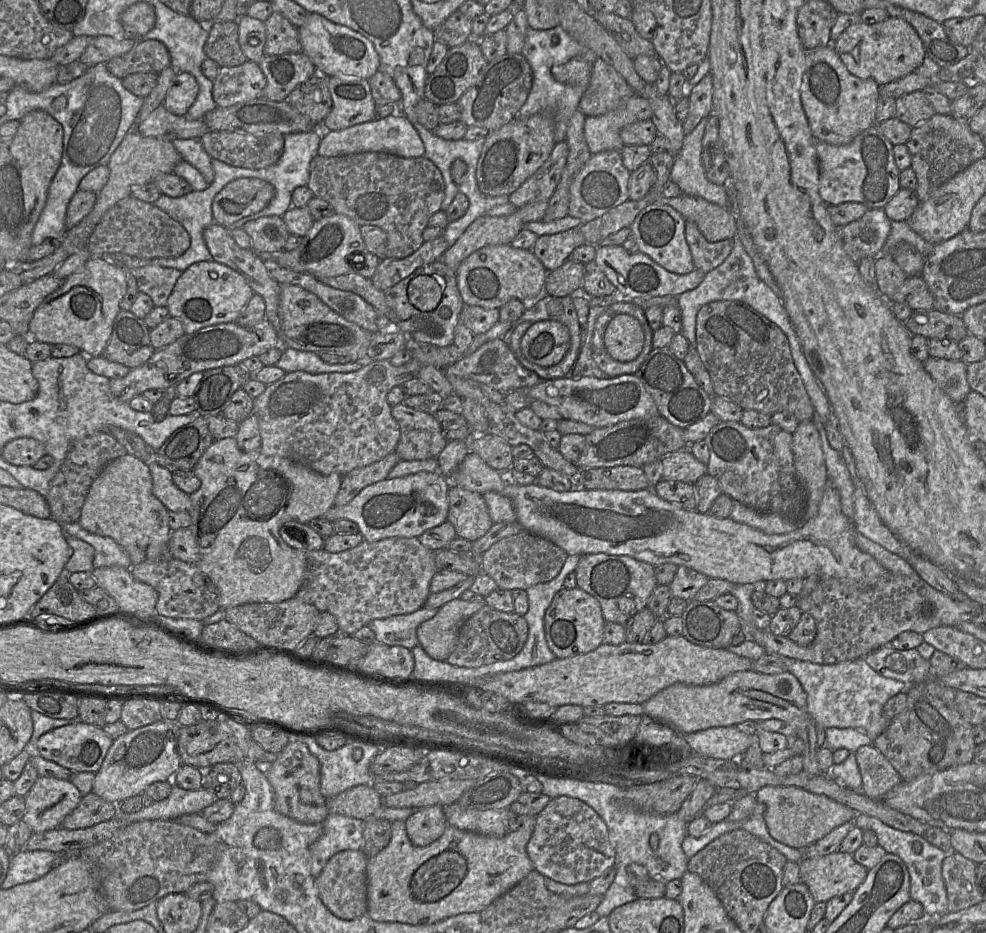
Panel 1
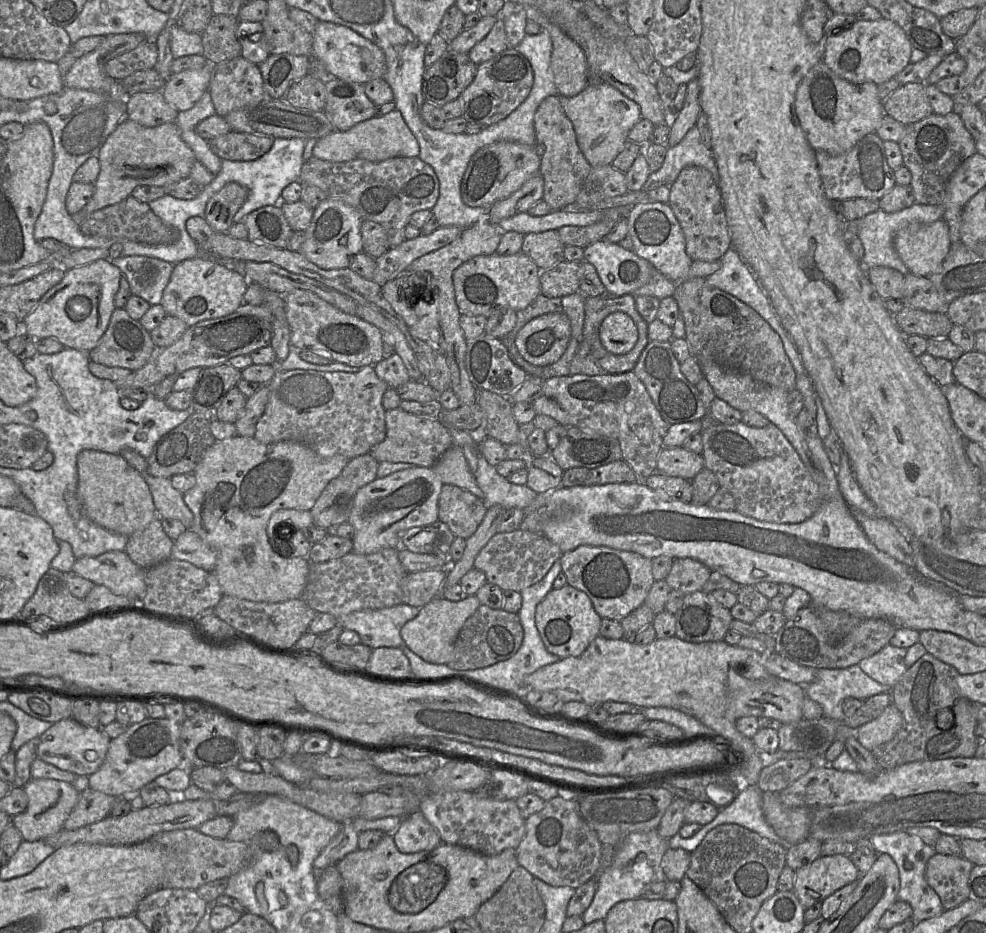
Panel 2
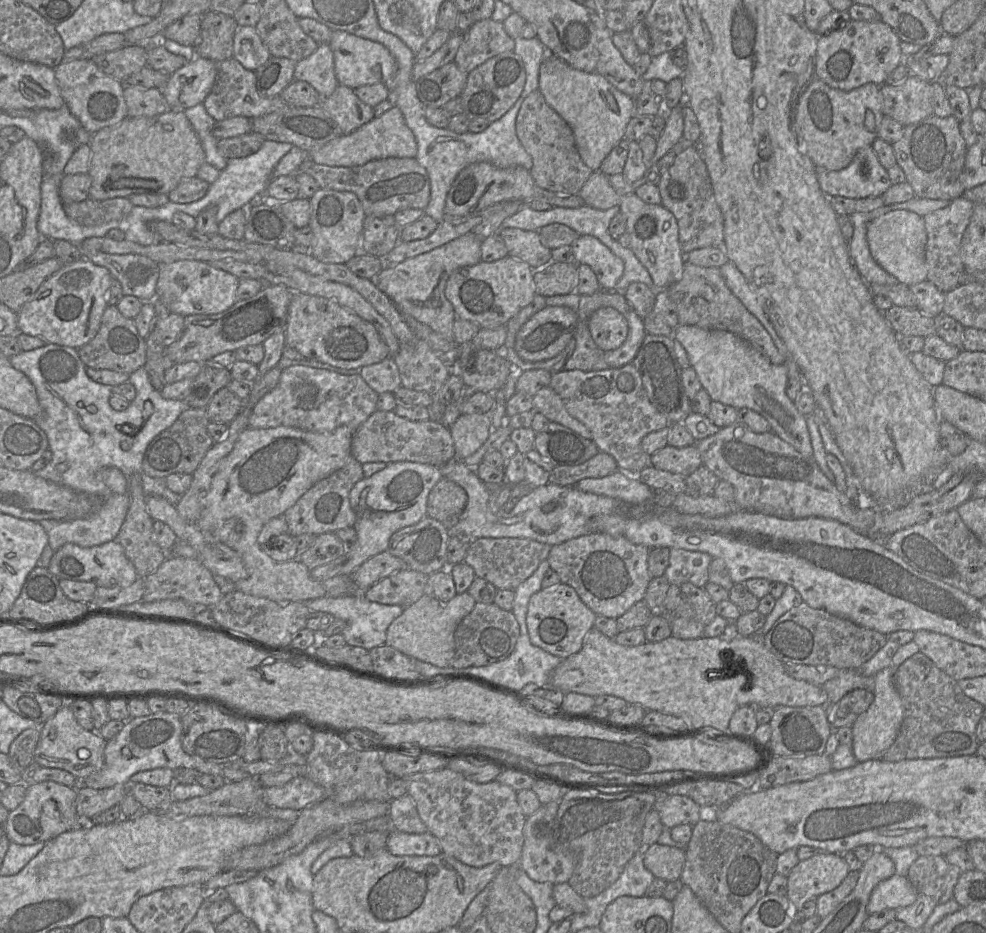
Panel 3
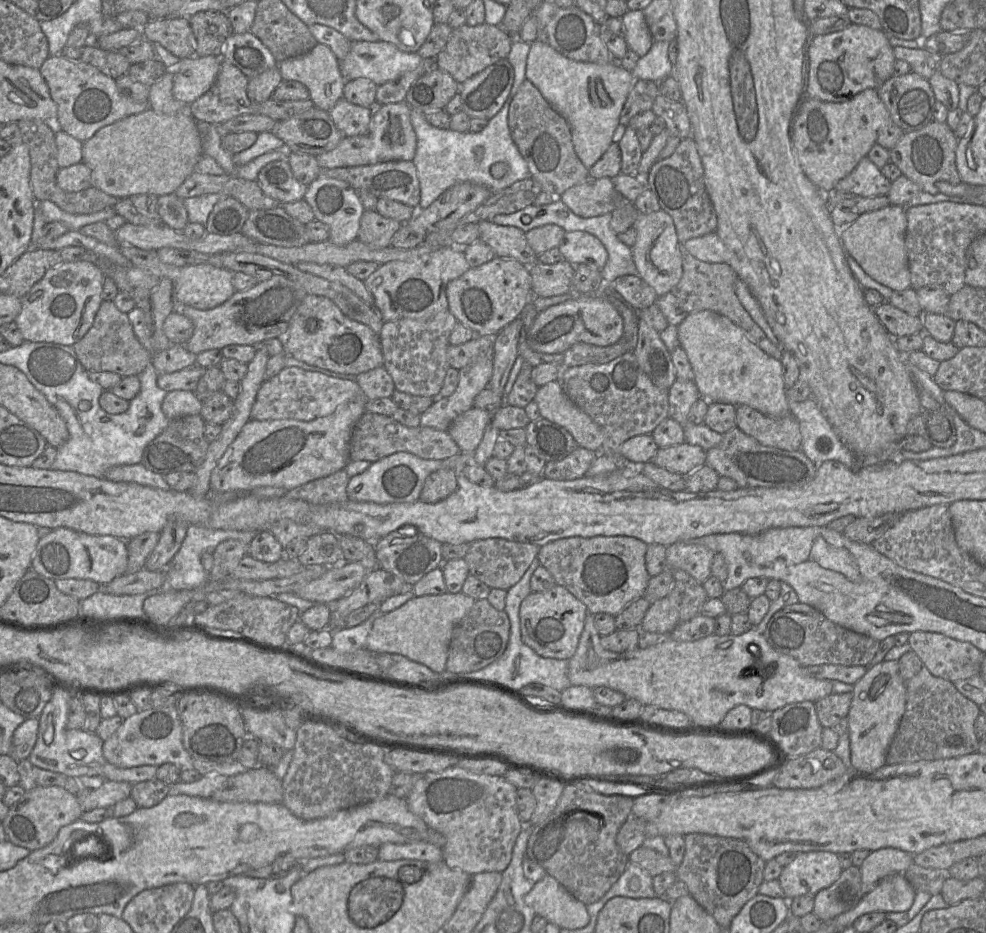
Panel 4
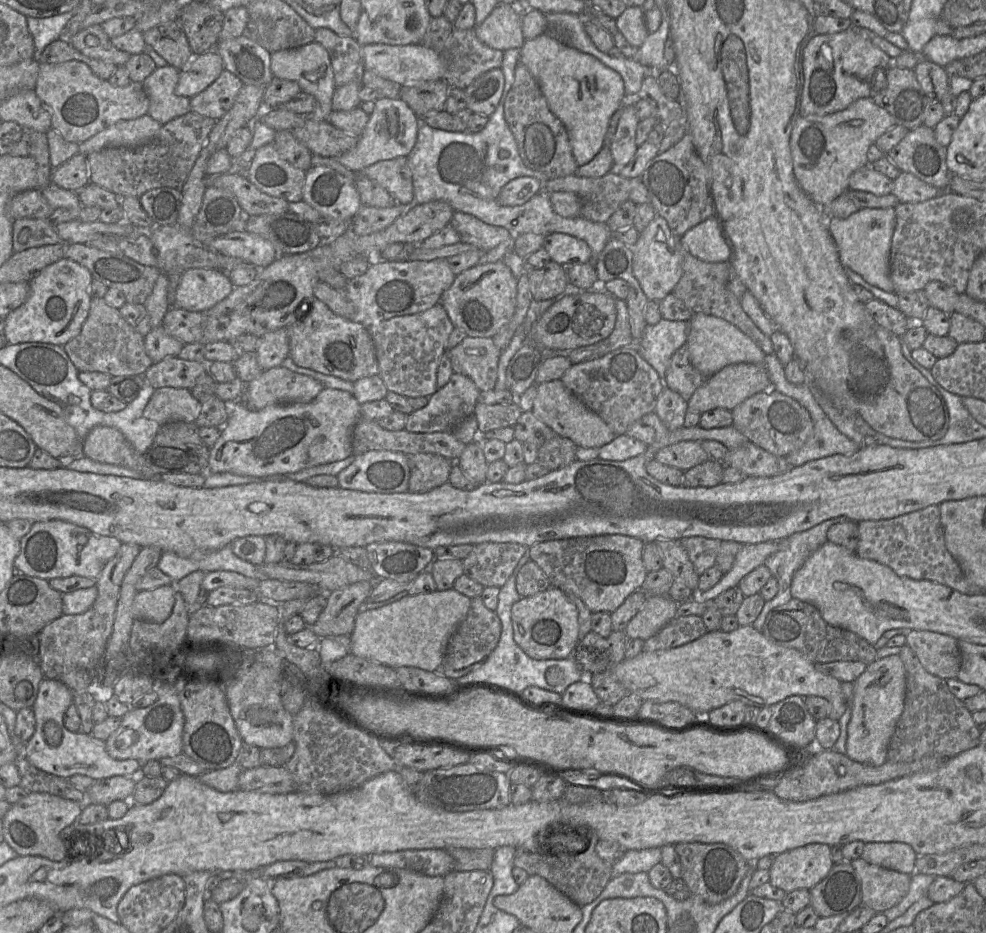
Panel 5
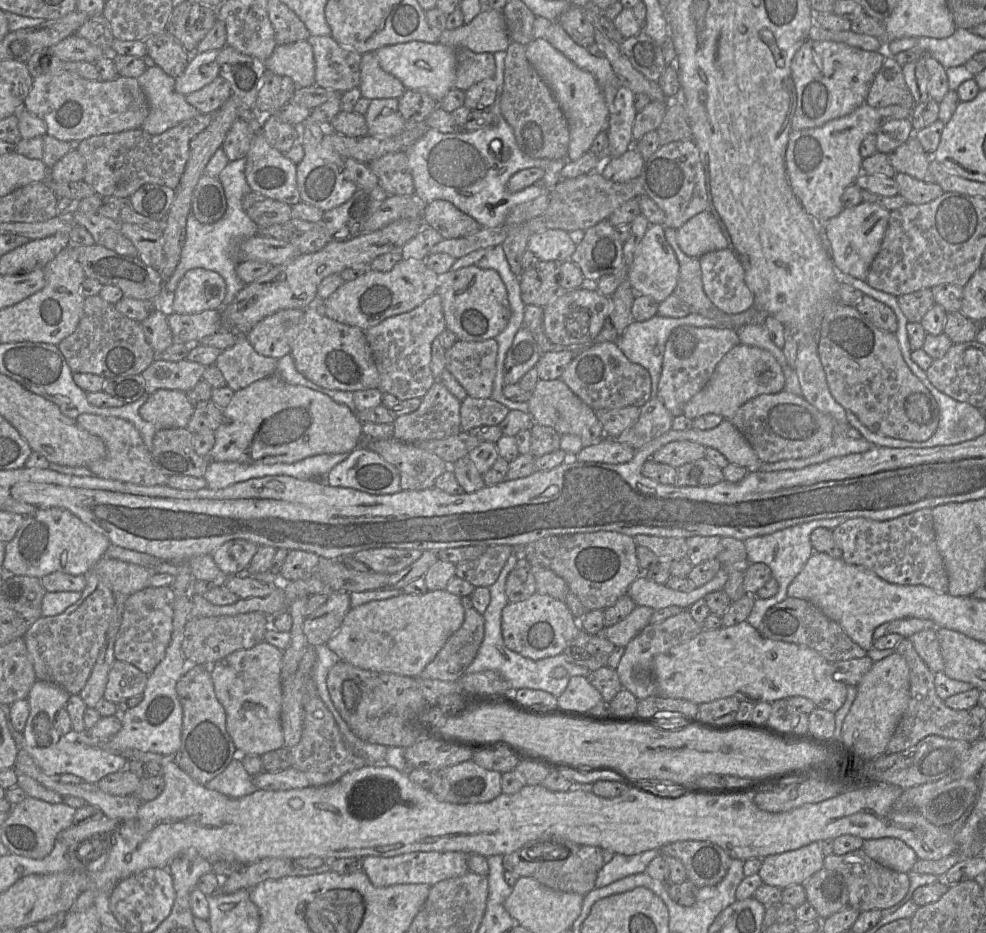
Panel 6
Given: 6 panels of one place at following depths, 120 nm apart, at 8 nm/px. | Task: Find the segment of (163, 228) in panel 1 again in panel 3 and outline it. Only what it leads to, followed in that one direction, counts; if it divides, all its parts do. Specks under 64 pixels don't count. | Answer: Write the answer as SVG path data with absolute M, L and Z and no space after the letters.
M91 197L80 202L63 202L63 209L71 222L81 226L99 226L128 215L133 204L128 197L95 200Z

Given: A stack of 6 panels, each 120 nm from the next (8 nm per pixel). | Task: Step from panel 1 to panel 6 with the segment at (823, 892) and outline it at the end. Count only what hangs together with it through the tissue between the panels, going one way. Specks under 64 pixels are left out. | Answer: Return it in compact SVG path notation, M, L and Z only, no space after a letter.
M822 841L762 859L758 875L765 885L785 889L803 885L823 868Z

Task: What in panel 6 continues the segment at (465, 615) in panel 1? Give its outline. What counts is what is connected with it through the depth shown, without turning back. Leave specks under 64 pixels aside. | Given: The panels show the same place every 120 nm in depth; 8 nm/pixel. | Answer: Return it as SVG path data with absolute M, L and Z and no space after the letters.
M447 590L401 594L352 607L326 645L345 661L361 669L418 677L448 639L462 626L462 599Z

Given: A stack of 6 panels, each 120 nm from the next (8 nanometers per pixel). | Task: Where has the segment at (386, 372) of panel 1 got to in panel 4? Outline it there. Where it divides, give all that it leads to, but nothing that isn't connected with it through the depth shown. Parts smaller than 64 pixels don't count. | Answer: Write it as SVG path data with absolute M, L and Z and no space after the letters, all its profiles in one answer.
M286 366L275 376L266 378L261 384L251 409L251 419L311 421L328 416L339 406L352 401L361 402L364 405L369 401L364 397L356 381L334 378L295 366Z

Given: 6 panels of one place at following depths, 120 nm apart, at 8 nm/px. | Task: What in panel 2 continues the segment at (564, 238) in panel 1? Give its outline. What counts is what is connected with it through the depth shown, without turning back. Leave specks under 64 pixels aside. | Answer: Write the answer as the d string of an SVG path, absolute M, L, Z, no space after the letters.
M549 230L524 235L521 252L531 258L541 271L544 271L564 260L565 247L557 230Z

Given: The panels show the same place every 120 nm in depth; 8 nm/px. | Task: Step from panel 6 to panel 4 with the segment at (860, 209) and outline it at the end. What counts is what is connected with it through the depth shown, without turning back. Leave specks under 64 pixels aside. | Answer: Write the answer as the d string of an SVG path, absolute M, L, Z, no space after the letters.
M889 205L880 210L860 214L855 222L840 230L840 240L849 254L875 281L901 291L911 288L908 258L905 247L907 227L906 208Z

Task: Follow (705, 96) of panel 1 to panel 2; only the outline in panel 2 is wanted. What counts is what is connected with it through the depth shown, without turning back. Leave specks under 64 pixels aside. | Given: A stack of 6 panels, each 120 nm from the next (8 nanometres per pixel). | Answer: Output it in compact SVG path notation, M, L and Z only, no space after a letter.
M697 79L687 84L687 92L684 105L676 117L671 117L668 147L681 142L687 132L696 125L699 115L702 113L700 106L700 85Z

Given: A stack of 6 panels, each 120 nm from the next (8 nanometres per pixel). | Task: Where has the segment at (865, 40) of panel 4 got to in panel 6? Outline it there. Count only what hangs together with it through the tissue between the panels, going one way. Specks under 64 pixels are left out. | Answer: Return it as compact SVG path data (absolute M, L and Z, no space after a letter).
M807 40L796 52L791 64L797 91L792 131L821 127L865 103L872 81L885 58L881 52L865 51L844 43Z

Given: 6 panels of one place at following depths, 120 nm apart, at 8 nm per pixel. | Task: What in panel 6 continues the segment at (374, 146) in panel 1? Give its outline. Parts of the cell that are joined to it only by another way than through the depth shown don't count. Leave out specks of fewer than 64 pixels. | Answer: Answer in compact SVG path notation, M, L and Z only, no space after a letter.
M372 99L365 115L368 135L373 137L390 137L407 128L398 109L398 99Z

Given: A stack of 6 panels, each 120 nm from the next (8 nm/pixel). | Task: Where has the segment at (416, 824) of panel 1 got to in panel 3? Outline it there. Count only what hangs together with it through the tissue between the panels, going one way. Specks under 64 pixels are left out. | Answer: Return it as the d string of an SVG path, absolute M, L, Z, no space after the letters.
M391 830L386 849L394 856L437 856L441 853L437 839L429 832L409 834Z

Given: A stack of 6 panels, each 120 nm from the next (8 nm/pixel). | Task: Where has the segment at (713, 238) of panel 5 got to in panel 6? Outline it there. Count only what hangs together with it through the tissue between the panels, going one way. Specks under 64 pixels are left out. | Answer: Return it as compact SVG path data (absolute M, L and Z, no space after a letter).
M709 210L695 215L677 229L676 239L681 250L693 258L728 248L721 226Z

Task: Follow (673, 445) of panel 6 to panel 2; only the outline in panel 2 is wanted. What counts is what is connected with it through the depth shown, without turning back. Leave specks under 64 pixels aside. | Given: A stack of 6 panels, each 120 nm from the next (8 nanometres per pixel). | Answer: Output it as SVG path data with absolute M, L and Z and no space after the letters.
M664 447L657 458L657 472L692 480L704 467L701 454L679 447Z

